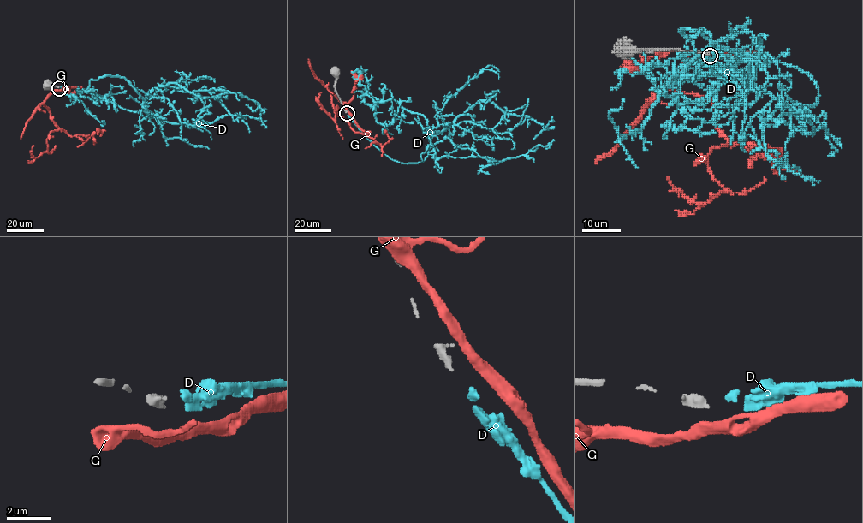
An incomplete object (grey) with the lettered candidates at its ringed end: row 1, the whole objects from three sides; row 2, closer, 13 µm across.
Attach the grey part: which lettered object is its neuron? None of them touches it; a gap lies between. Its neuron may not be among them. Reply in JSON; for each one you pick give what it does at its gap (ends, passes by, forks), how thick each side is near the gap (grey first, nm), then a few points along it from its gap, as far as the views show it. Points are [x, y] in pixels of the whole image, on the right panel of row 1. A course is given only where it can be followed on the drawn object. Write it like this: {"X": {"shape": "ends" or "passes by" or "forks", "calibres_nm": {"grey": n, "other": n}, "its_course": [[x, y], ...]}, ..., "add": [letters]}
{"D": {"shape": "ends", "calibres_nm": {"grey": 320, "other": 280}, "its_course": [[712, 54], [814, 80], [813, 105], [779, 103], [711, 44], [685, 74], [732, 80], [744, 140]]}, "add": ["D"]}

